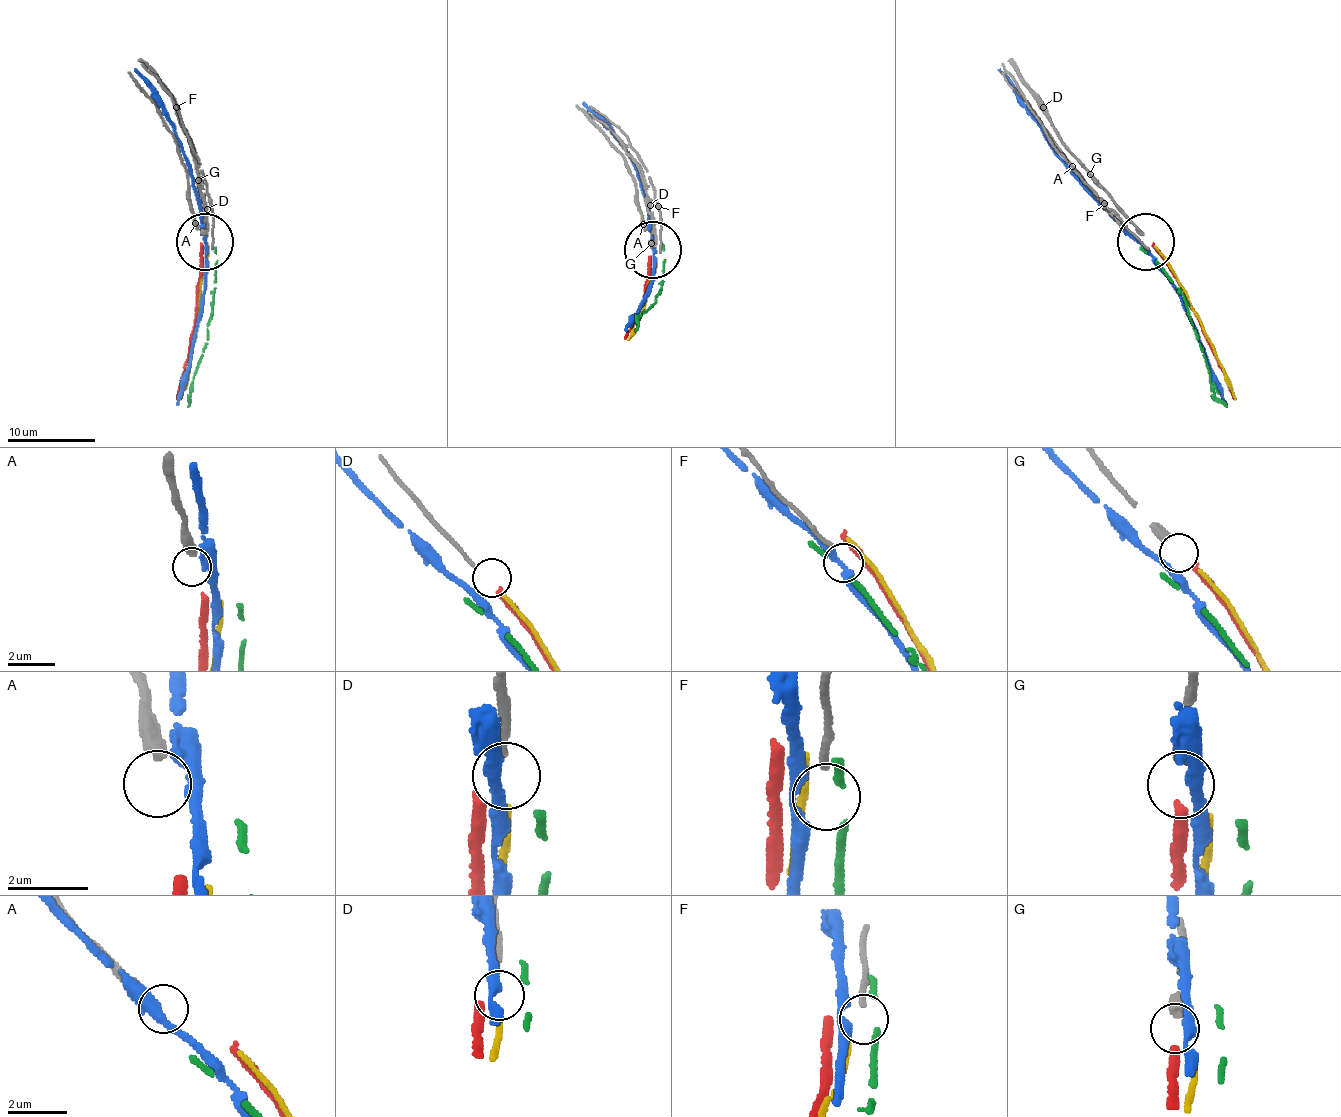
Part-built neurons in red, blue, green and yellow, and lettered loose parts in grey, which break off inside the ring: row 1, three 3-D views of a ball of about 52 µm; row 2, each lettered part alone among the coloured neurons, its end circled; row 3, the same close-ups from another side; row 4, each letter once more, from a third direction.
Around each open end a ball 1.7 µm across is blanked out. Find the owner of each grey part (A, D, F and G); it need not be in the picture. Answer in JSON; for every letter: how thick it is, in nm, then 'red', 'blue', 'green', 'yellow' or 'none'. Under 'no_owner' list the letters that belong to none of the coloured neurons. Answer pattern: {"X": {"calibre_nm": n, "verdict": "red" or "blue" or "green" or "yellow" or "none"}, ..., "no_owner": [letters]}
{"A": {"calibre_nm": 360, "verdict": "none"}, "D": {"calibre_nm": 170, "verdict": "yellow"}, "F": {"calibre_nm": 170, "verdict": "none"}, "G": {"calibre_nm": 440, "verdict": "red"}, "no_owner": ["A", "F"]}

